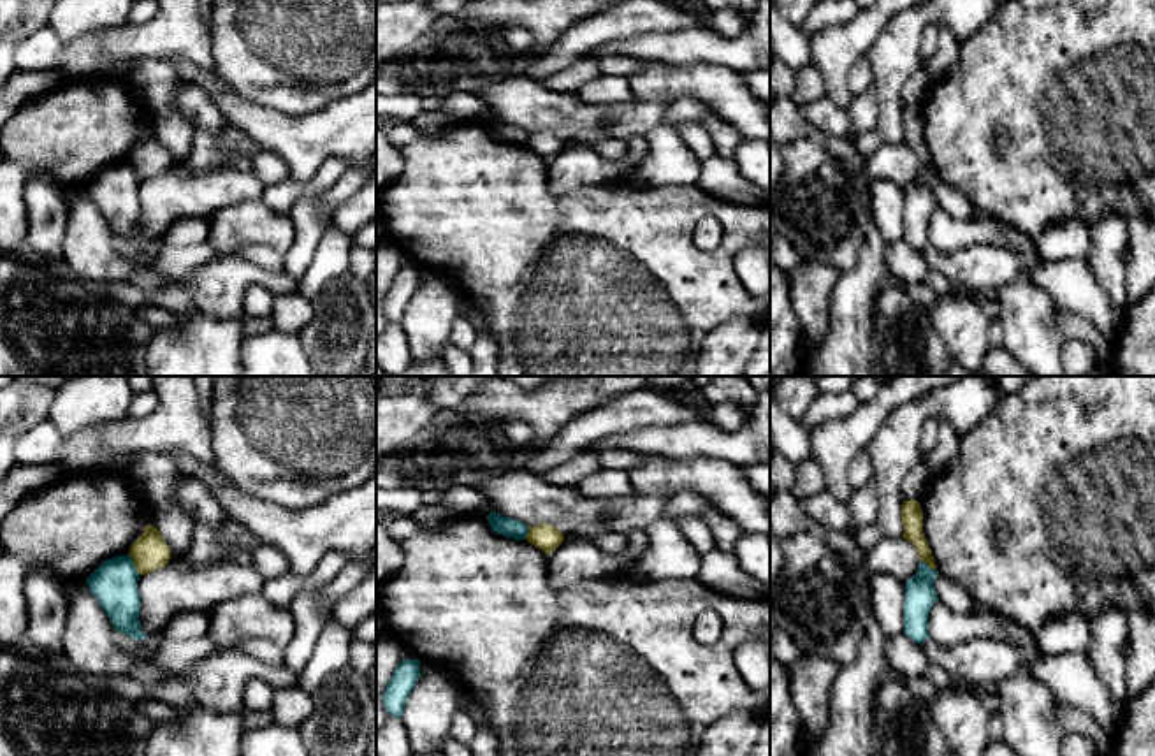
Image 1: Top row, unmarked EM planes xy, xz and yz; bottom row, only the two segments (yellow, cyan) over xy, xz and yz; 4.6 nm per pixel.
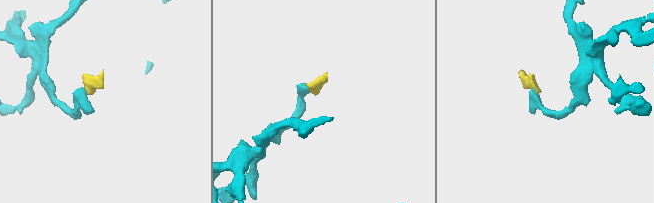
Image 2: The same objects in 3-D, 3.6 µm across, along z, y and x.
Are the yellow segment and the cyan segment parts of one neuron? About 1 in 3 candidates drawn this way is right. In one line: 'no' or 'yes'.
no

